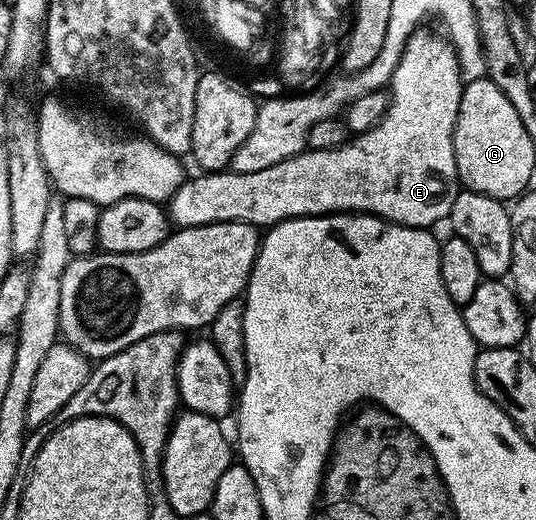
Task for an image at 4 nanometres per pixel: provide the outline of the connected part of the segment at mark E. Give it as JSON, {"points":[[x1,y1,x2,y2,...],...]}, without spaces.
{"points":[[417,29,406,41,401,60,394,69,390,82,390,98,388,110,384,116,372,128,360,134,353,134,342,145,334,149,318,149,317,151,305,149,300,154,290,157,286,161,278,161,278,165,270,165,270,169,258,169,258,173,238,173,231,169,214,171,211,173,196,173,196,176,185,178,183,185,167,200,166,210,168,218,177,228,197,227,198,225,210,225,222,221,238,221,239,223,251,223,257,229,267,229,281,223,283,219,304,219,307,215,334,215,337,213,367,213,377,215,379,219,388,219,392,223,401,223,407,227,435,228,435,223,440,223,449,218,454,209,454,201,462,189,460,174,454,161,454,129,456,118,460,108,460,94,464,92,464,83,460,74,460,62,456,51,443,34,428,31,429,29]]}

